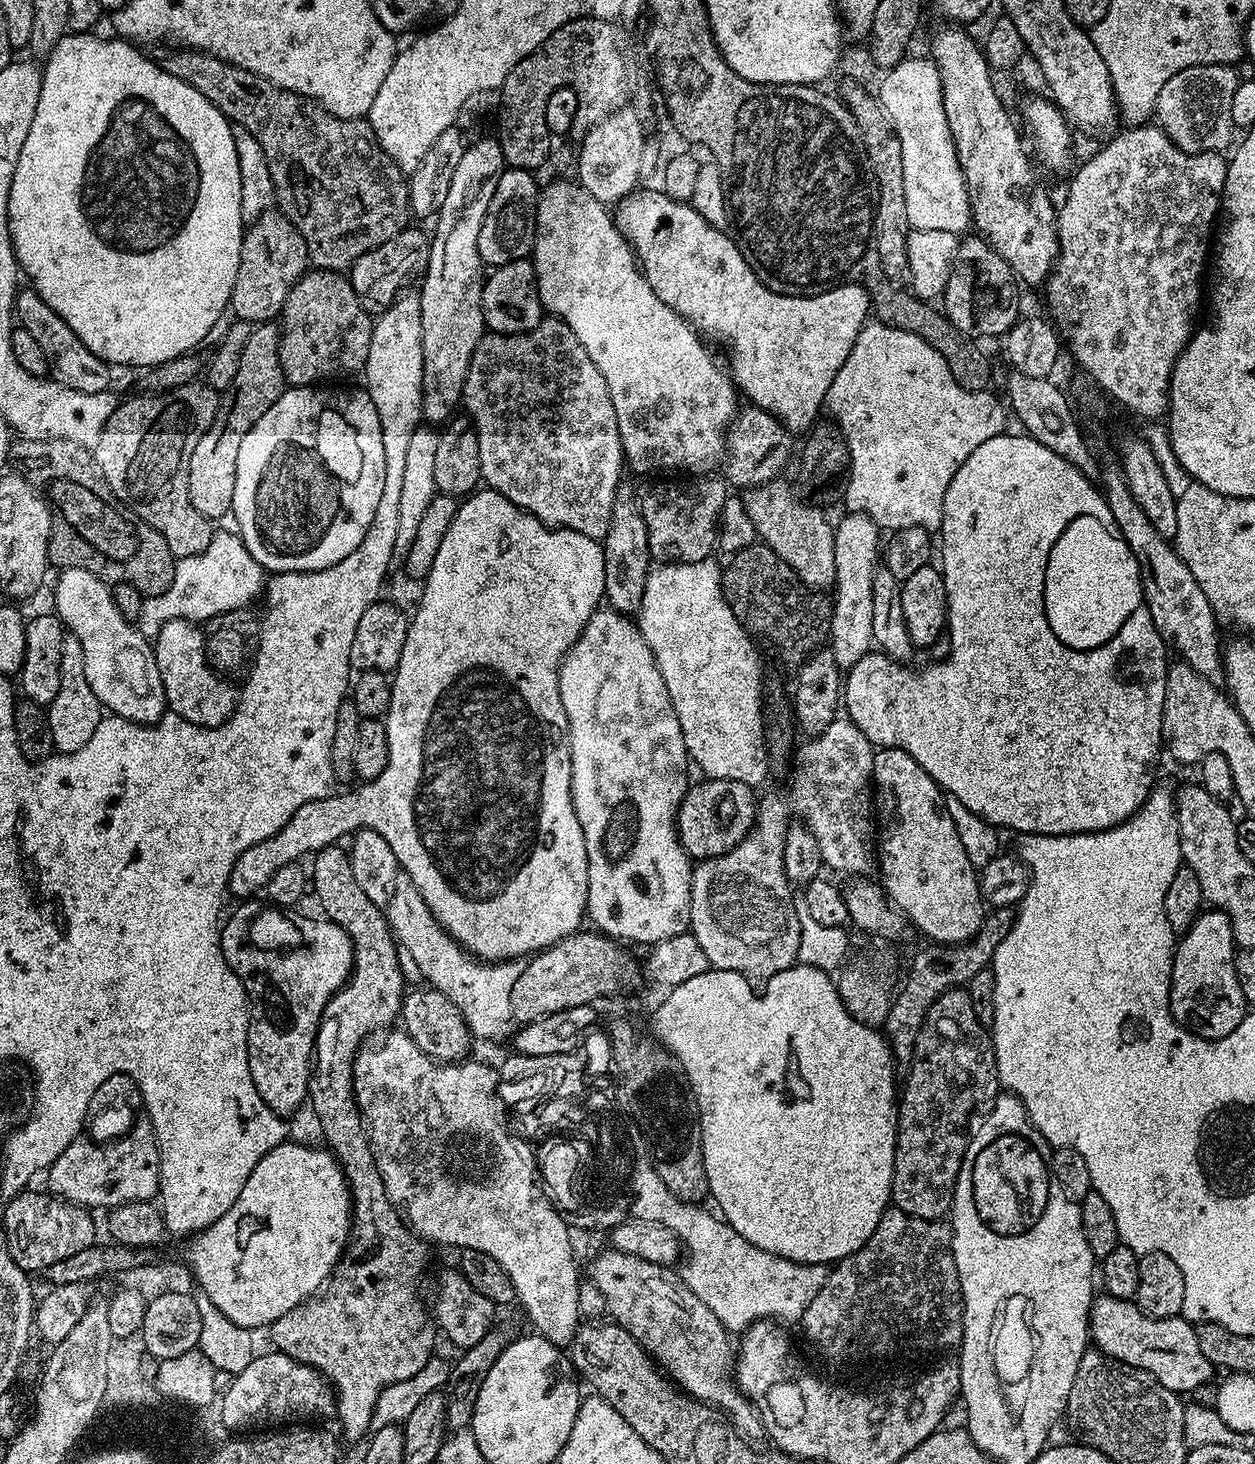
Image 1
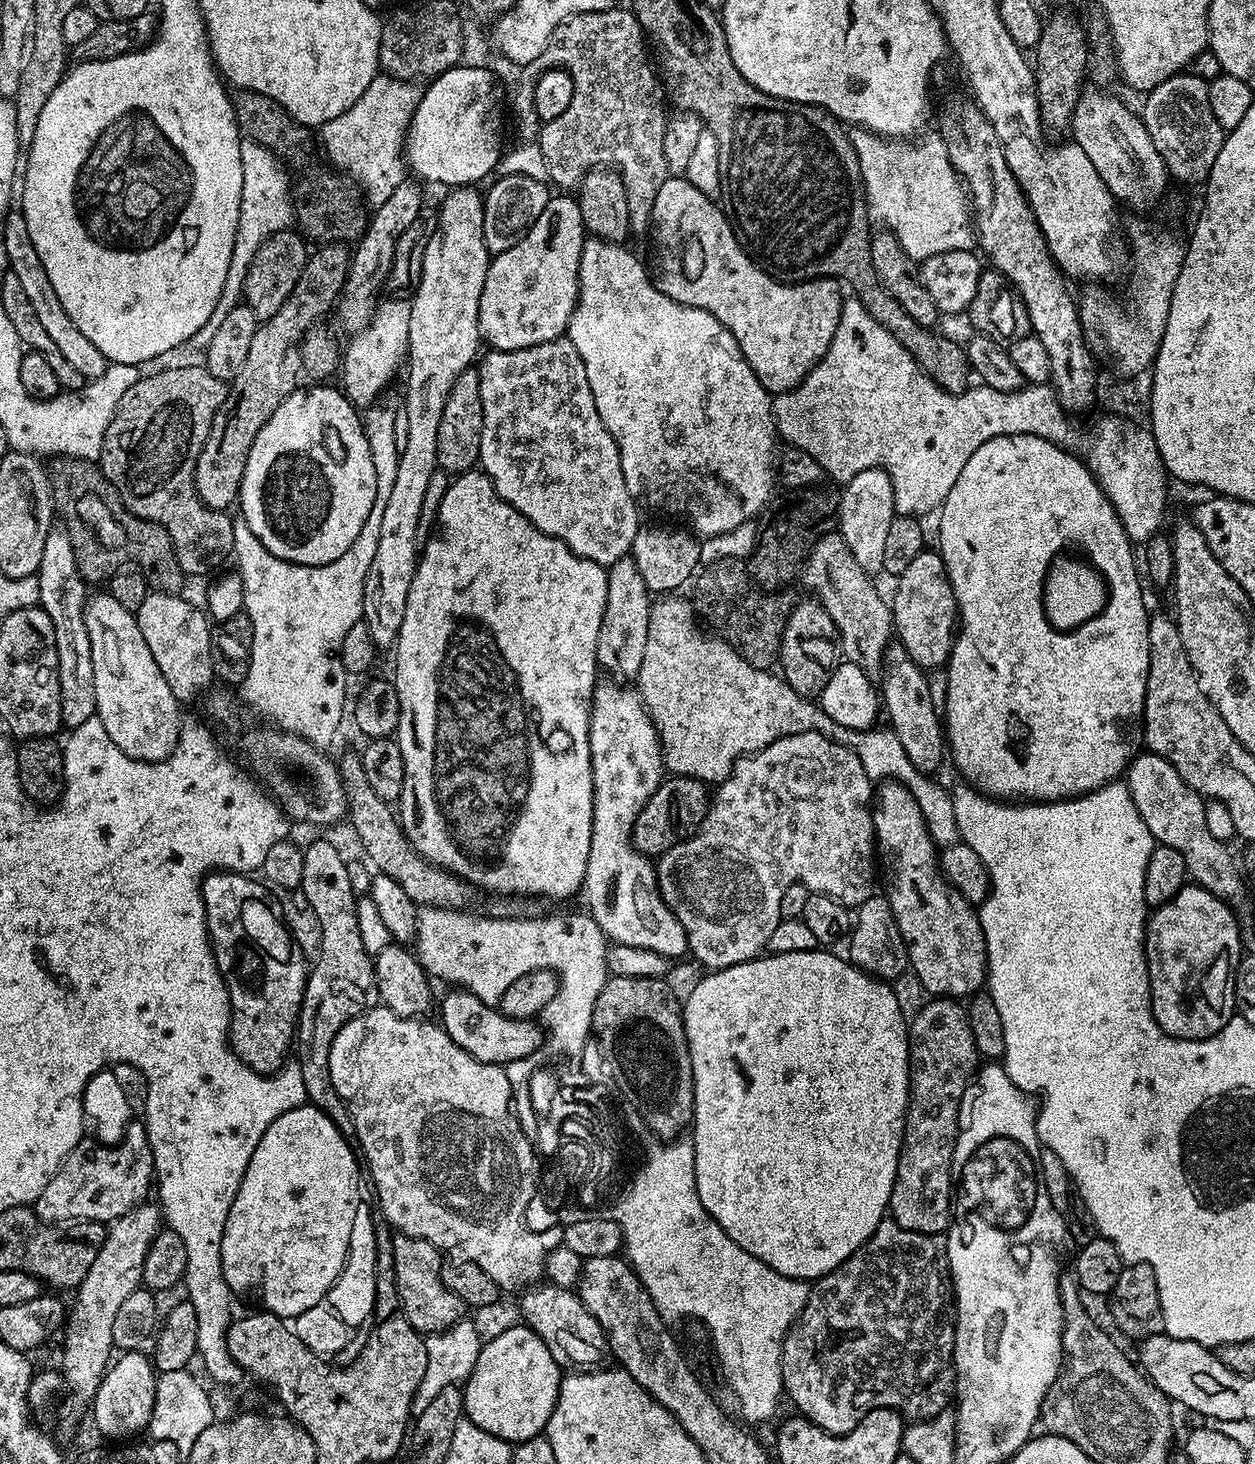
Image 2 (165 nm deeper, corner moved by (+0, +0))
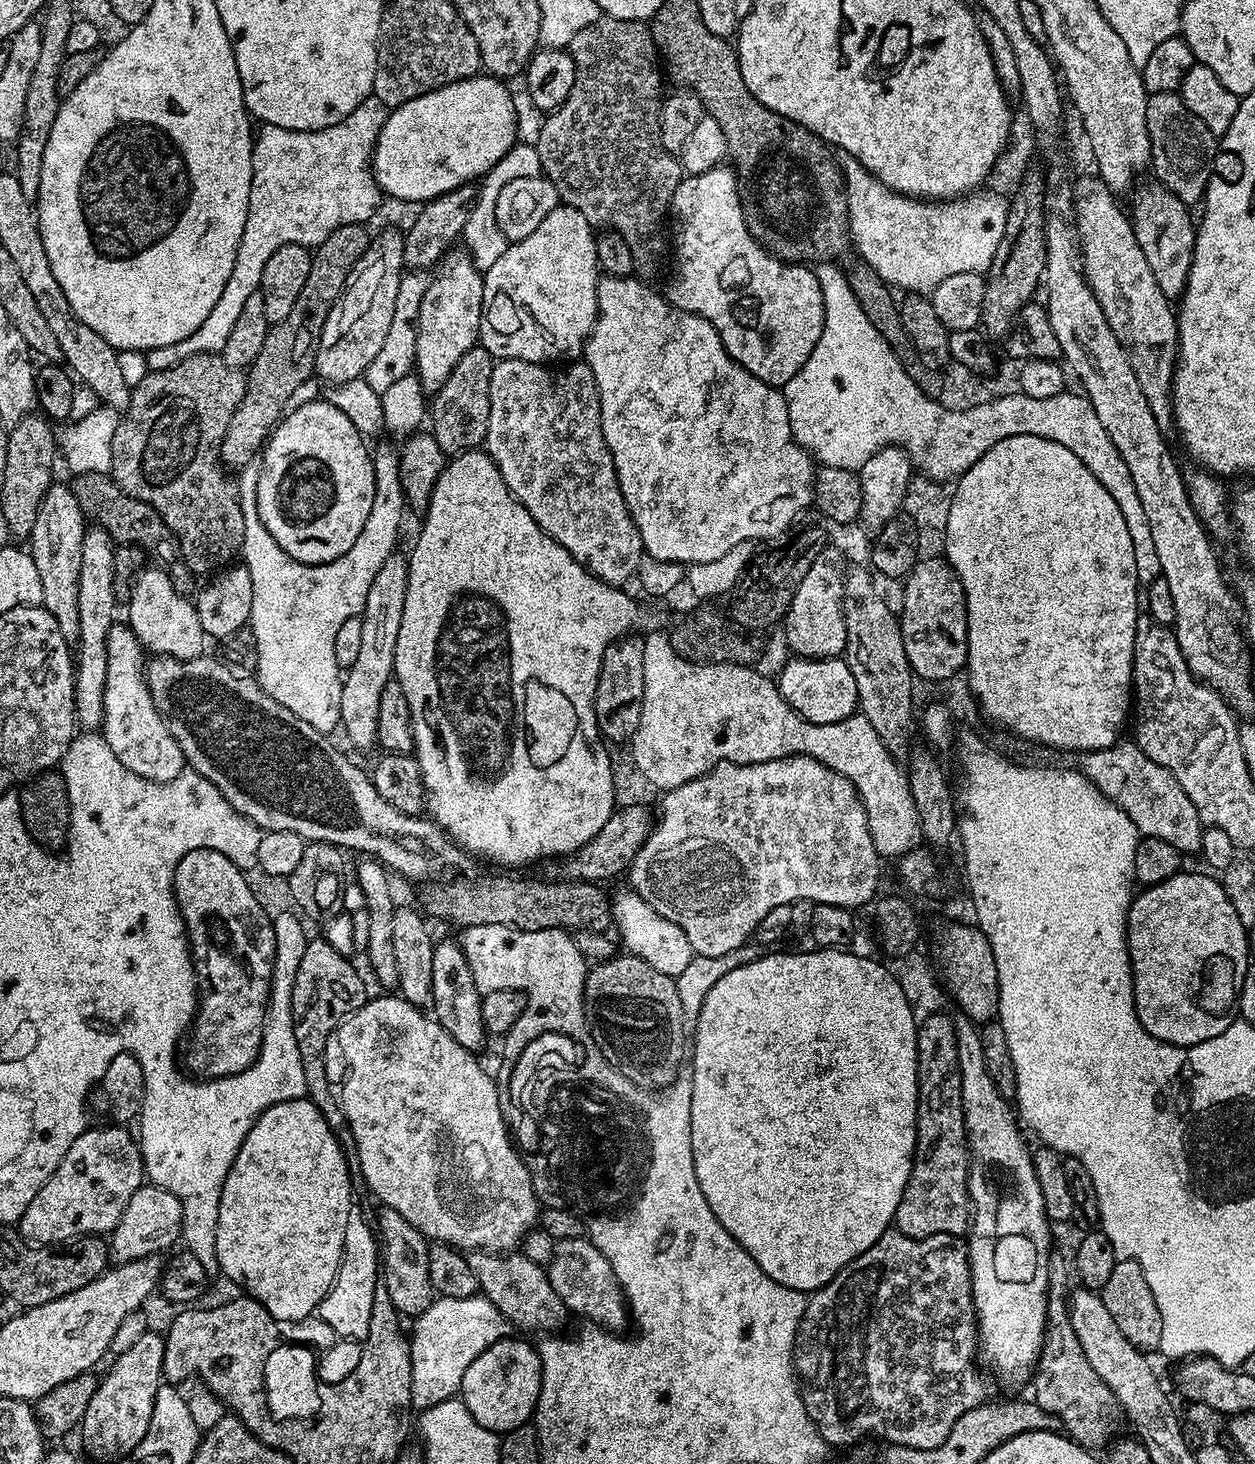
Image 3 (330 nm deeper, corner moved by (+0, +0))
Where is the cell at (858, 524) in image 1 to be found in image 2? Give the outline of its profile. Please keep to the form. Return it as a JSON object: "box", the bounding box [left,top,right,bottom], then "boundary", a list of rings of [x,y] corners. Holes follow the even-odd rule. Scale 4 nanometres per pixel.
{"box":[838,468,896,572],"boundary":[[[881,468],[864,471],[847,481],[840,497],[838,531],[850,552],[863,569],[869,572],[885,569],[886,540],[896,517],[896,496],[889,474]]]}

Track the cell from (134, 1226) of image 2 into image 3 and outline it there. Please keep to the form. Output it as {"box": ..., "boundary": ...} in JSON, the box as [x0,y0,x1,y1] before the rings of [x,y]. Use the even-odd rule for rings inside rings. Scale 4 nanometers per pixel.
{"box":[110,1183,184,1261],"boundary":[[[145,1183],[134,1190],[134,1198],[126,1202],[126,1210],[110,1233],[110,1252],[117,1261],[137,1260],[142,1256],[161,1253],[170,1244],[181,1239],[184,1230],[183,1202],[169,1188]]]}

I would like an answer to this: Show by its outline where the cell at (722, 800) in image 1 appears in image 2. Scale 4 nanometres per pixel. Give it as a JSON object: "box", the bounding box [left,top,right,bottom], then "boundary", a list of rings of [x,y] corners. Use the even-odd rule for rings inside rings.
{"box":[632,775,710,858],"boundary":[[[673,775],[661,782],[646,806],[636,815],[632,827],[633,846],[649,858],[659,858],[669,852],[689,833],[699,829],[710,805],[710,792],[707,790],[709,791],[701,781],[693,780],[690,776]]]}

